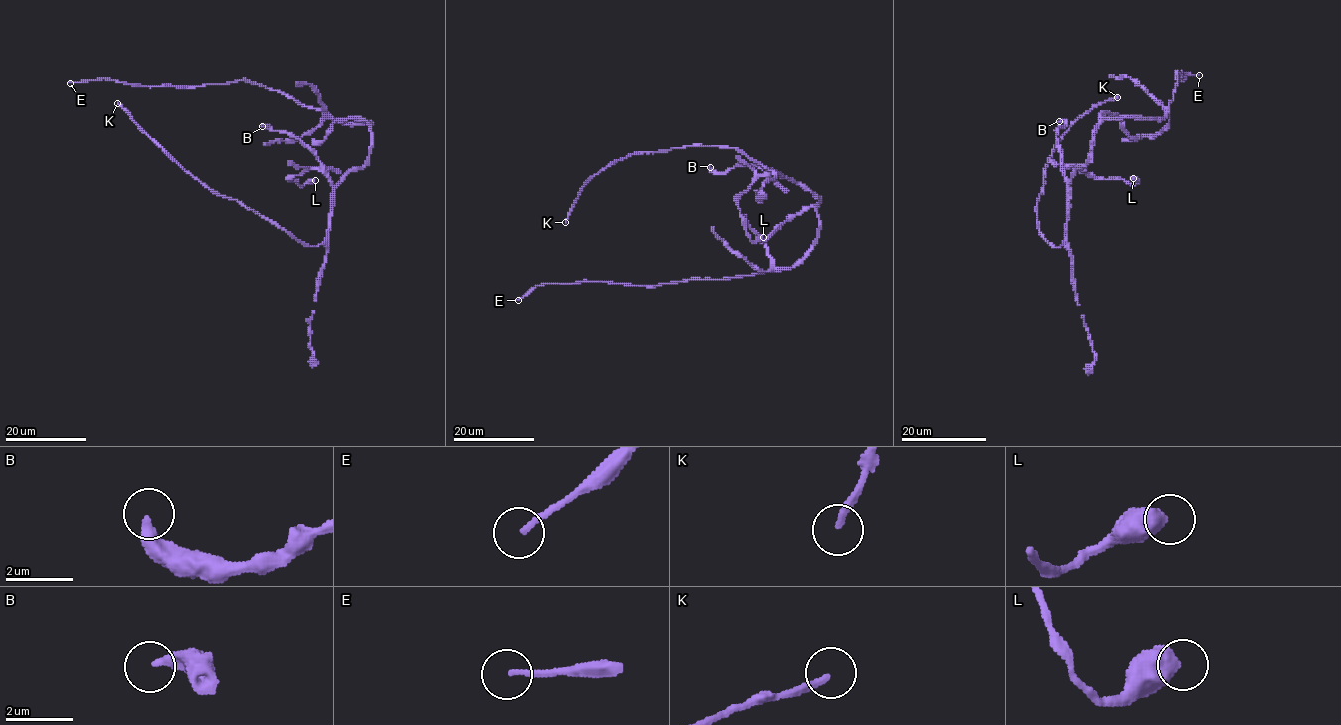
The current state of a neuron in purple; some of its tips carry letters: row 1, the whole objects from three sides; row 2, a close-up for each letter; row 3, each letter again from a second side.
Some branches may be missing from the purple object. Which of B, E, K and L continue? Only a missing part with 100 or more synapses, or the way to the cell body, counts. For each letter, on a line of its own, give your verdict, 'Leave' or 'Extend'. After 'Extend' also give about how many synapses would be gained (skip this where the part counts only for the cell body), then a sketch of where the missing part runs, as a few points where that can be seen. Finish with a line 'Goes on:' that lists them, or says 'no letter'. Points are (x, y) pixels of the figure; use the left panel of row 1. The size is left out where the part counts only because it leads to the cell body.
B: Leave
E: Extend. Roughly 200 synapses
K: Leave
L: Leave
Goes on: E

